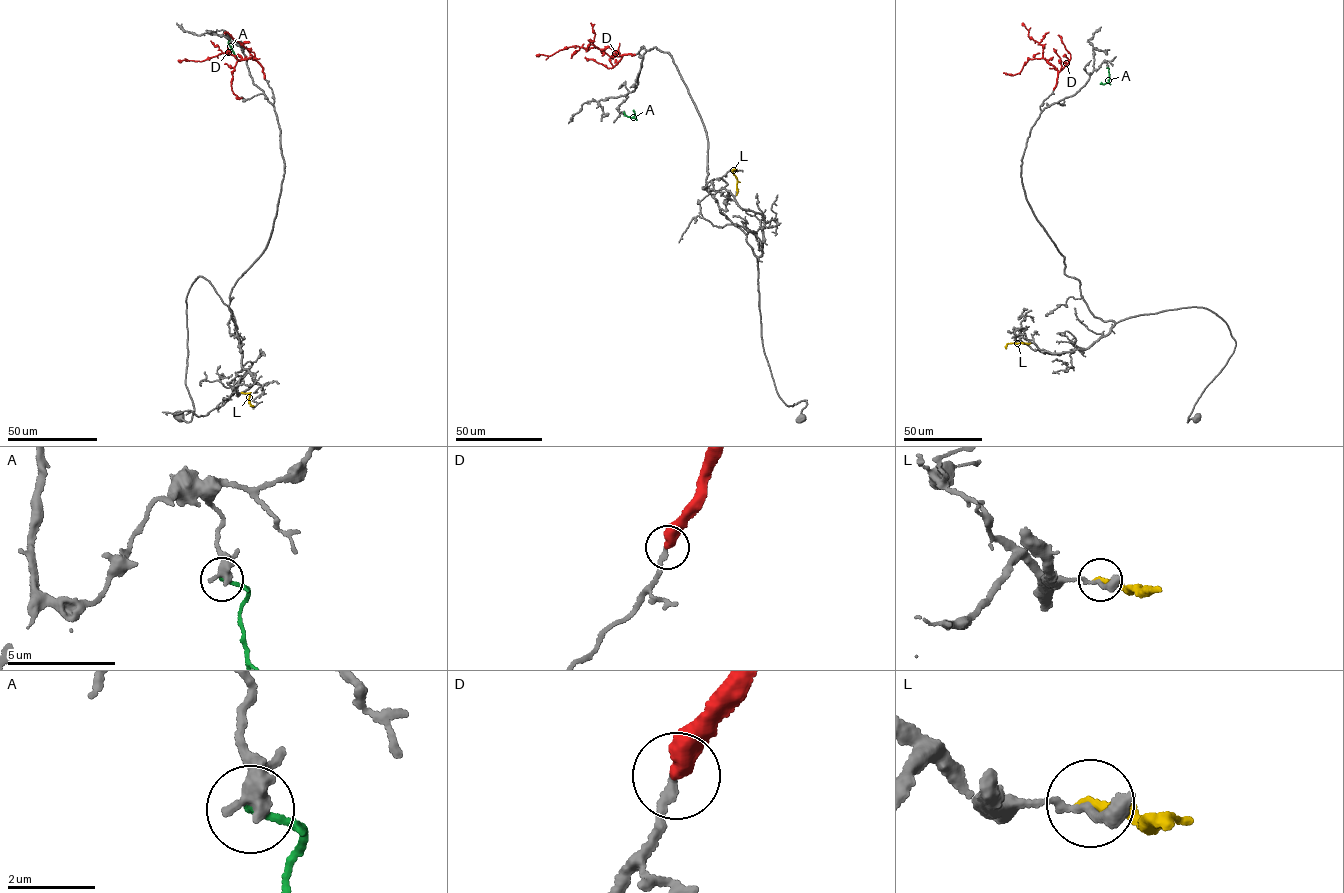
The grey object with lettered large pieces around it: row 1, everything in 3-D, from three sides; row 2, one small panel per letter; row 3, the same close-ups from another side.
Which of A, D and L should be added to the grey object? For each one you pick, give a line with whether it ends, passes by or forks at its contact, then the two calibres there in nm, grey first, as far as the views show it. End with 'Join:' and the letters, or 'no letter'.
Join: no letter

